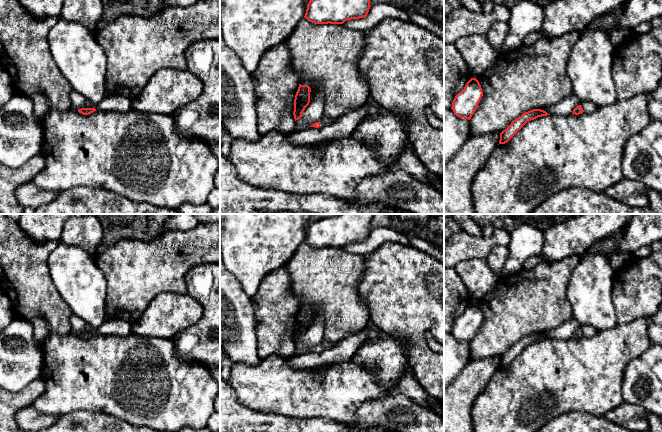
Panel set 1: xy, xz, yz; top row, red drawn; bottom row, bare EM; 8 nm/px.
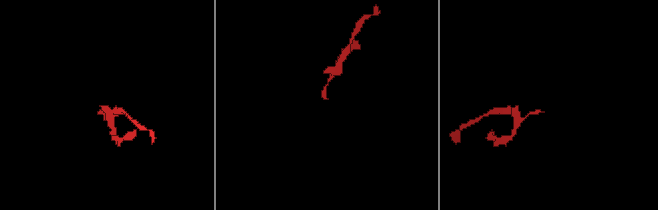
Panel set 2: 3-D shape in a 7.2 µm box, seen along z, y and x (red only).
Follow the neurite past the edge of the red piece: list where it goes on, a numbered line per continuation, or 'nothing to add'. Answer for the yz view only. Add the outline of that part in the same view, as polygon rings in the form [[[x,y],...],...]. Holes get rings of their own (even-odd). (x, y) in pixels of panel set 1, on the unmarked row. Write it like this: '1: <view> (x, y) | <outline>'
nothing to add

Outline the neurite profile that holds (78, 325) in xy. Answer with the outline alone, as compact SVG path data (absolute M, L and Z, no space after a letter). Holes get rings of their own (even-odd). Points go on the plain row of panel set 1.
M72 314L72 316L70 317L70 325L71 332L73 332L74 334L79 334L86 329L88 324L77 315Z

